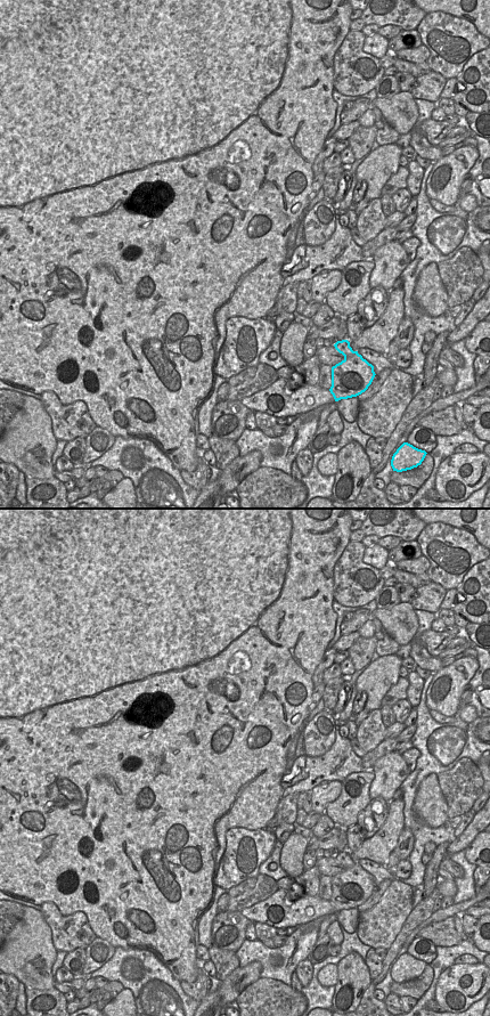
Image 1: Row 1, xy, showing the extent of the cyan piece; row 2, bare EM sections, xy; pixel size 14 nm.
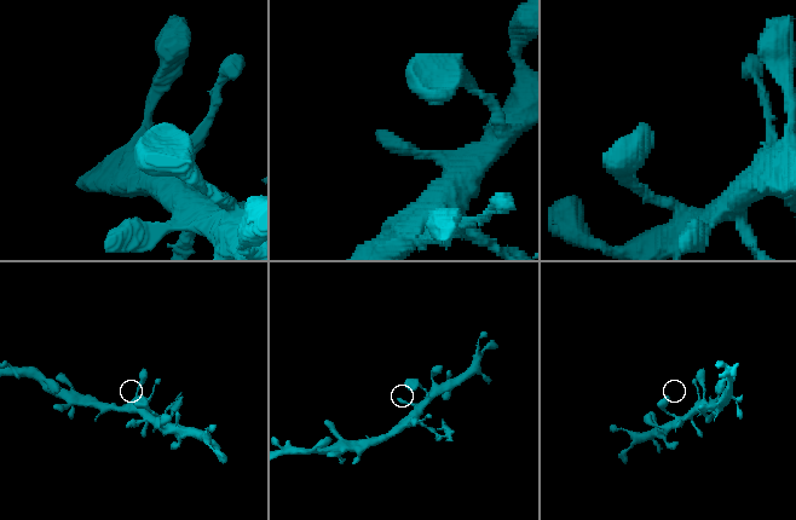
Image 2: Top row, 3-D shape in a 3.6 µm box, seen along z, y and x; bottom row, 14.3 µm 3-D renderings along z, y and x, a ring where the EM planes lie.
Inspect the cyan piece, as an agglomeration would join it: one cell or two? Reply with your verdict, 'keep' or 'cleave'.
keep

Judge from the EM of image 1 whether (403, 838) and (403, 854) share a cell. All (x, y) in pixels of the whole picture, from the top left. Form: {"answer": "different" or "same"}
{"answer": "same"}

